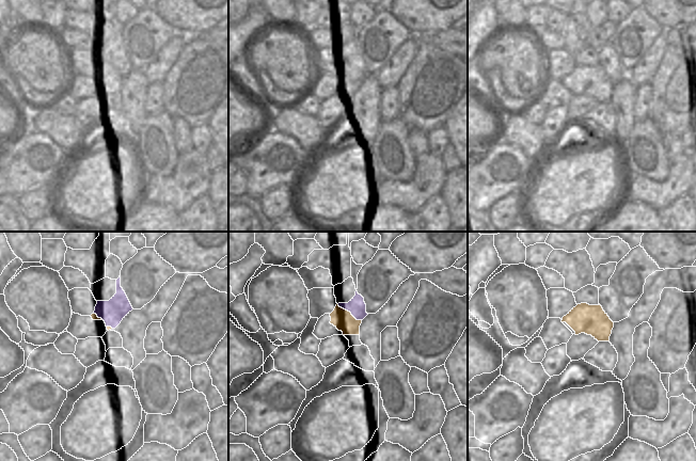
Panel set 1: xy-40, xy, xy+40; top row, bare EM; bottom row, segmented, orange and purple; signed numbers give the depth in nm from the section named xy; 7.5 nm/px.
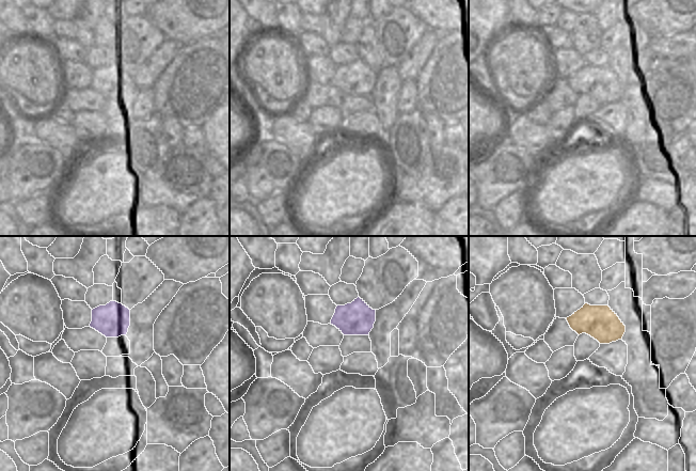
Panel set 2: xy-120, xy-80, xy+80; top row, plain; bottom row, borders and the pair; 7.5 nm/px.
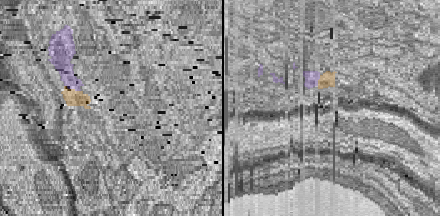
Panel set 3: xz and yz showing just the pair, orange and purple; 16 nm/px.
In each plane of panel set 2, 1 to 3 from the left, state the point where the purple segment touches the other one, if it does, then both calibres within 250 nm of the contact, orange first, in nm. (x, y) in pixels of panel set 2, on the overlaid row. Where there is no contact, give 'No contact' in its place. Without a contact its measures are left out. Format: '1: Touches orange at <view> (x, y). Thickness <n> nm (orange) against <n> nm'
1: No contact
2: No contact
3: No contact

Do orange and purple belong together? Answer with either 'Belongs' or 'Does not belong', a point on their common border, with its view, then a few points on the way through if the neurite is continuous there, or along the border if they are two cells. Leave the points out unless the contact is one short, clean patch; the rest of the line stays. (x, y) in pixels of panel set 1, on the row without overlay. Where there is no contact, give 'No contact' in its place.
Belongs. Touches orange at xy (349, 73)

